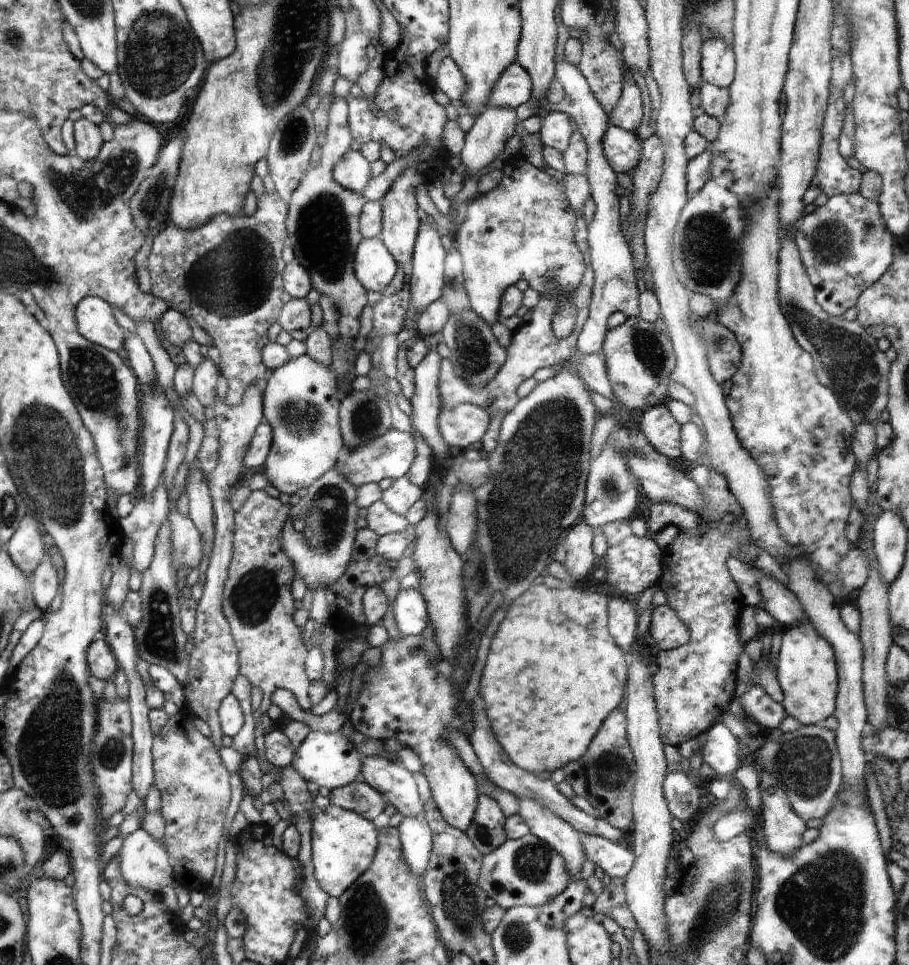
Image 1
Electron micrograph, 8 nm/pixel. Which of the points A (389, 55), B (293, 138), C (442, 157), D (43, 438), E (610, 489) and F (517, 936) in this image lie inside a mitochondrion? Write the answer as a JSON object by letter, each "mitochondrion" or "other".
{"A":"other","B":"mitochondrion","C":"other","D":"mitochondrion","E":"mitochondrion","F":"mitochondrion"}

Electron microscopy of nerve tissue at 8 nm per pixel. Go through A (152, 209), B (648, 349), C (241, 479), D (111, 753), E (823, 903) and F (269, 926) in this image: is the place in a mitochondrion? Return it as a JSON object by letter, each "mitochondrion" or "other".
{"A":"mitochondrion","B":"mitochondrion","C":"other","D":"mitochondrion","E":"mitochondrion","F":"other"}

